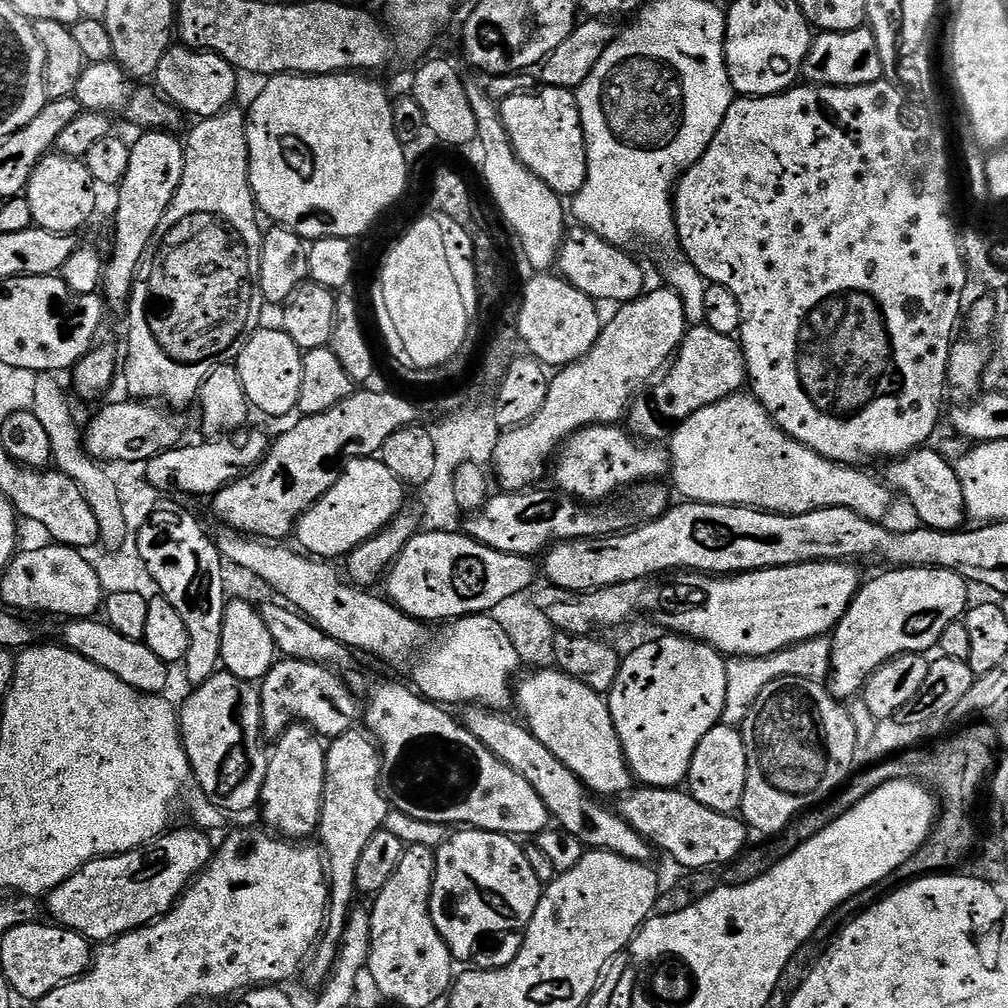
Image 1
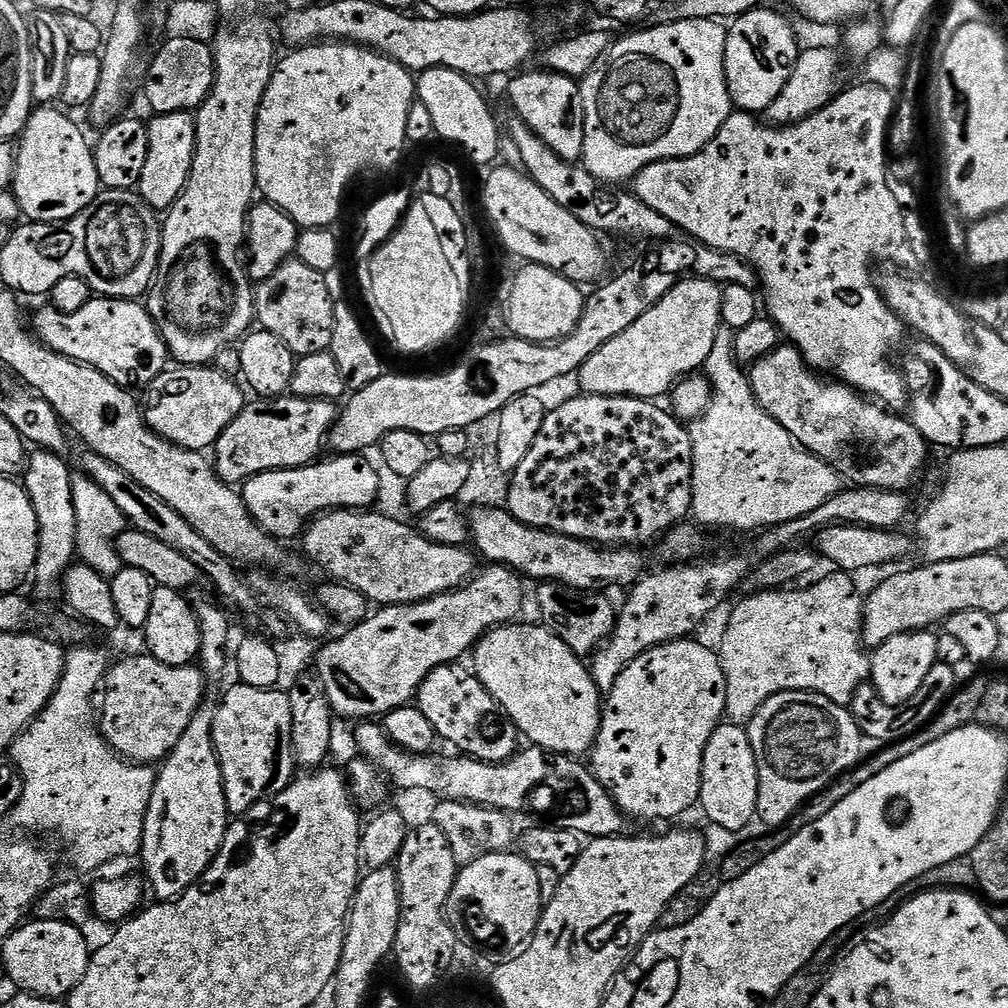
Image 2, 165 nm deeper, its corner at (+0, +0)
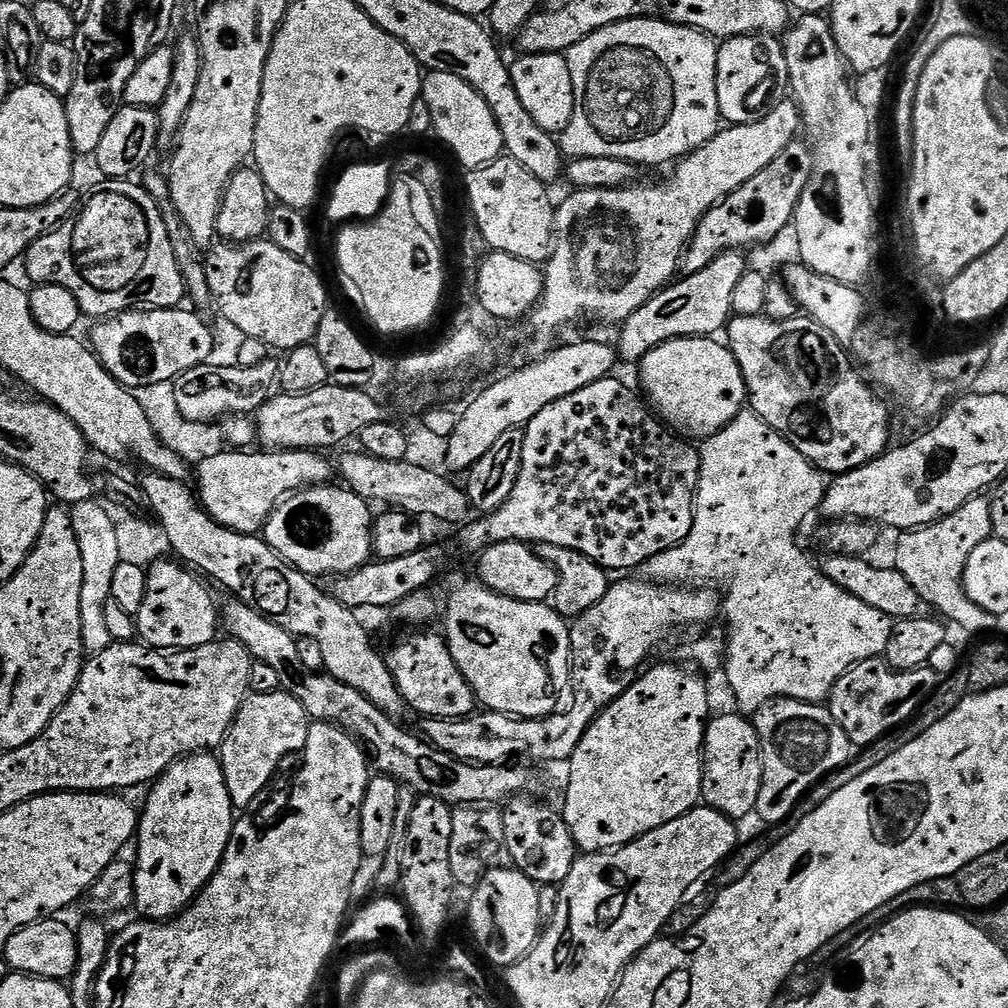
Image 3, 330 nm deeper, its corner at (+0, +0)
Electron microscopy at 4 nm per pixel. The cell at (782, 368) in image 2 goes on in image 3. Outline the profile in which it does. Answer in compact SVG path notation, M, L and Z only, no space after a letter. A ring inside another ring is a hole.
M763 314L758 316L733 315L732 319L726 325L727 336L726 346L732 351L734 358L738 362L738 366L742 370L746 400L750 405L751 411L756 412L758 418L762 418L776 433L782 434L796 450L802 453L821 472L830 476L837 476L849 472L852 469L858 469L863 465L869 464L872 460L876 460L877 457L884 455L889 449L890 422L892 423L890 408L888 412L887 406L856 377L856 372L852 369L853 361L851 359L848 359L848 361L843 360L840 356L828 356L828 348L840 348L842 341L834 338L834 334L830 334L830 330L826 330L818 321L812 319L811 316L797 314L793 320L770 320Z

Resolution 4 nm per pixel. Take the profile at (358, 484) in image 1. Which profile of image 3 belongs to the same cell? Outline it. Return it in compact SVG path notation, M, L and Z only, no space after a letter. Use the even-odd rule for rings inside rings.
M224 450L220 454L214 456L214 458L207 458L206 461L202 461L194 472L194 480L196 476L195 487L198 489L198 499L201 504L204 505L212 517L224 528L229 528L235 532L241 532L247 536L255 536L263 529L264 525L267 524L269 518L272 516L272 511L275 510L284 500L288 499L289 496L294 492L300 491L302 488L318 488L329 483L328 480L334 476L334 464L327 460L327 455L321 454L316 450Z

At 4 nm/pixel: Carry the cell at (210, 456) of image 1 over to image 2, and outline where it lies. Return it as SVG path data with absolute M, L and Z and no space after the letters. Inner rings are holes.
M285 394L255 402L257 404L249 403L236 415L214 445L216 475L232 486L263 472L303 468L305 464L313 463L321 455L320 447L323 444L325 447L338 415L337 405L331 400L307 400Z

